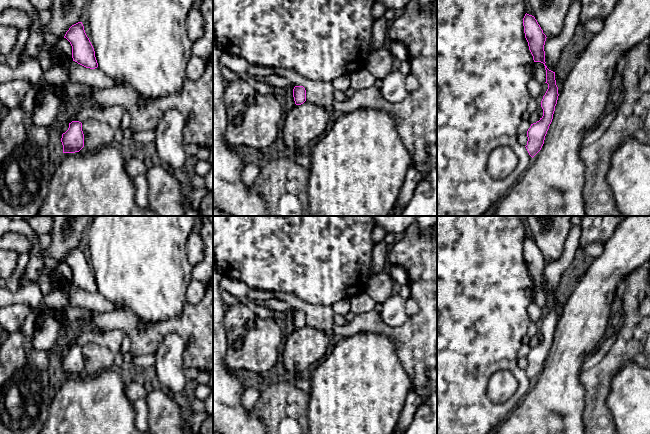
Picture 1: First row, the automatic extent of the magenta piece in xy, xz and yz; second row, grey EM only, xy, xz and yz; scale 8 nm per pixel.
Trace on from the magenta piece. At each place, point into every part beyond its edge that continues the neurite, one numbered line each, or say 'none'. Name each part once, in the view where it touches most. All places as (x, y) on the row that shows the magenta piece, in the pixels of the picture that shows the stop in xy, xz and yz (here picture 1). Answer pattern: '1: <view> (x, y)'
none

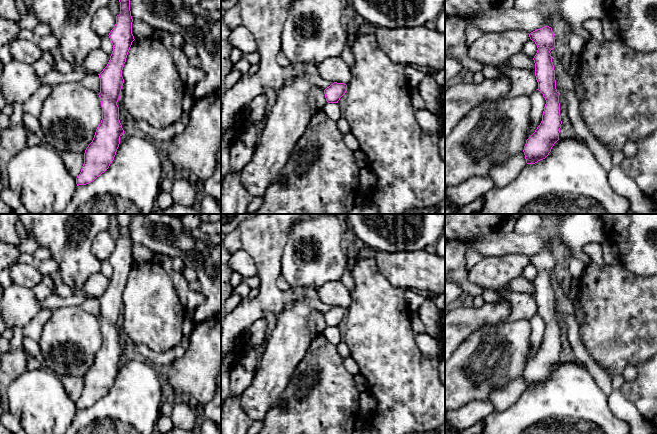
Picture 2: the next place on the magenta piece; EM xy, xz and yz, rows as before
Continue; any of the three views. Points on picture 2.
none

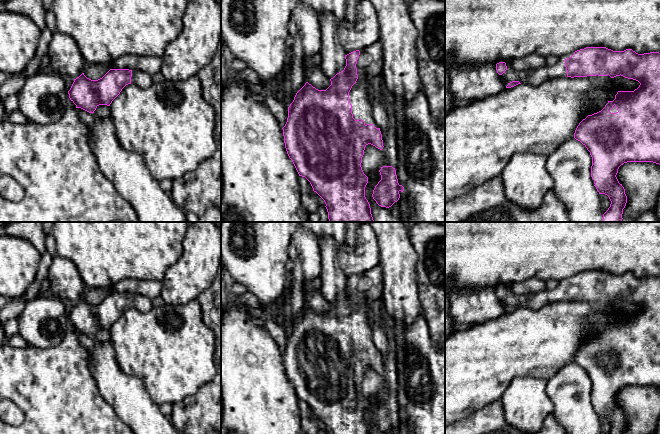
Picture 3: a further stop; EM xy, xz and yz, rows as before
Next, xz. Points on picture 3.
1: xz (370, 62)

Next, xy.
1: xy (142, 79)

